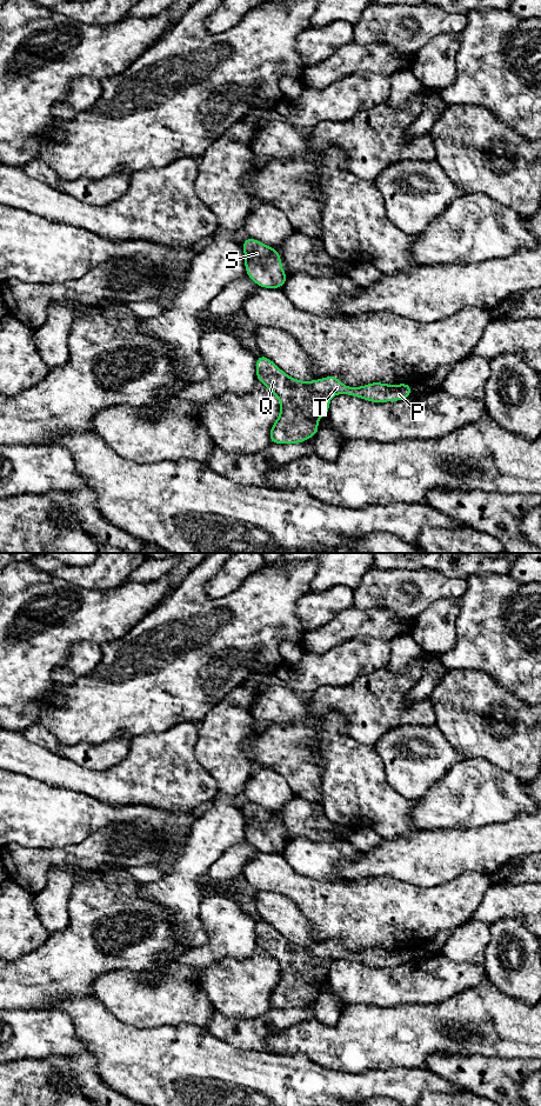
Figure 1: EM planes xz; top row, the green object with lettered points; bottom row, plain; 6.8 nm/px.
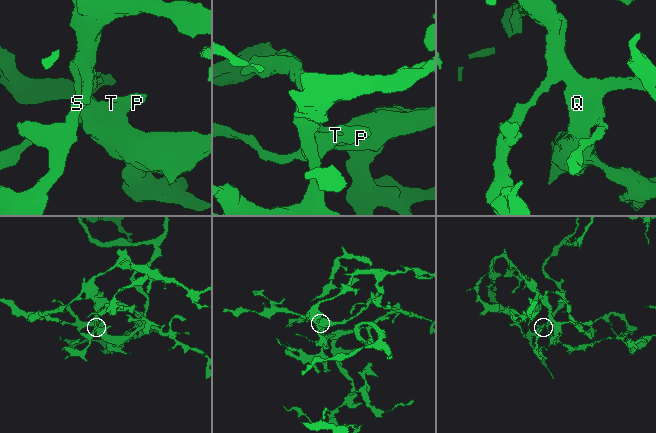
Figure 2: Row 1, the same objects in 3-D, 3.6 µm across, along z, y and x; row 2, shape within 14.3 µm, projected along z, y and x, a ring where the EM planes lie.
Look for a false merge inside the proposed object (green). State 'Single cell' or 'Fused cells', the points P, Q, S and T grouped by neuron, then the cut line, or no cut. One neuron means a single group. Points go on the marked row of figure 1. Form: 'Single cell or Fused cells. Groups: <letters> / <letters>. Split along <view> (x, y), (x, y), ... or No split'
Single cell. Groups: P Q S T. No split

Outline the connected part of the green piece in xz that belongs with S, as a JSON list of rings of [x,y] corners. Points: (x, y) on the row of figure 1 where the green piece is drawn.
[[[253,238],[242,244],[247,275],[263,288],[281,288],[288,275],[282,271],[281,256],[275,248]]]

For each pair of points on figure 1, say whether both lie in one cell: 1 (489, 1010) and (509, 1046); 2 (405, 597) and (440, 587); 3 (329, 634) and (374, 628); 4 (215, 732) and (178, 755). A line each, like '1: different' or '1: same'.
1: same
2: same
3: same
4: different

